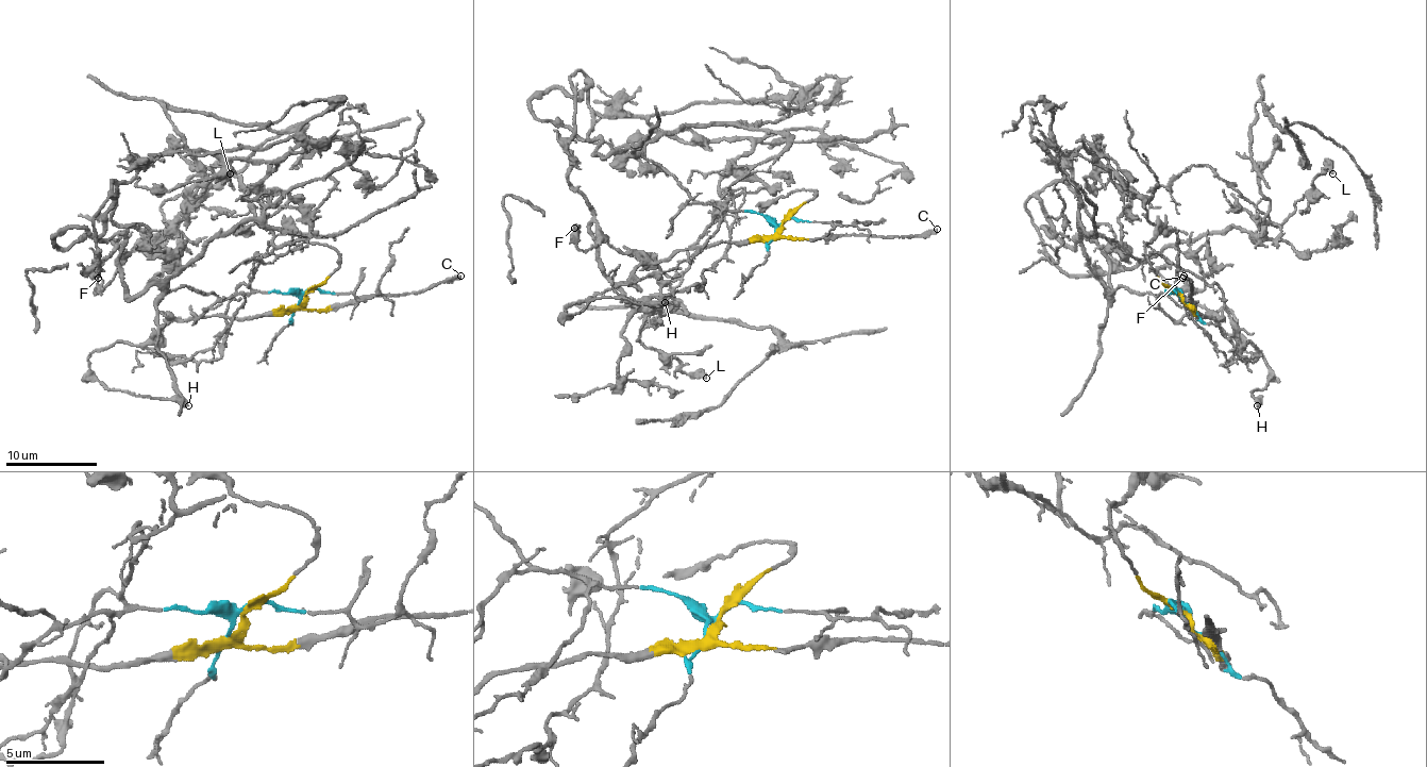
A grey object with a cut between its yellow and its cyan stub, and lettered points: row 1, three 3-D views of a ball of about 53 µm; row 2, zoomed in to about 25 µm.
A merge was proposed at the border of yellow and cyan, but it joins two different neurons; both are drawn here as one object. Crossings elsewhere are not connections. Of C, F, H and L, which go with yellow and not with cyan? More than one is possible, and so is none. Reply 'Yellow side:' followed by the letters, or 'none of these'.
Yellow side: C, H

